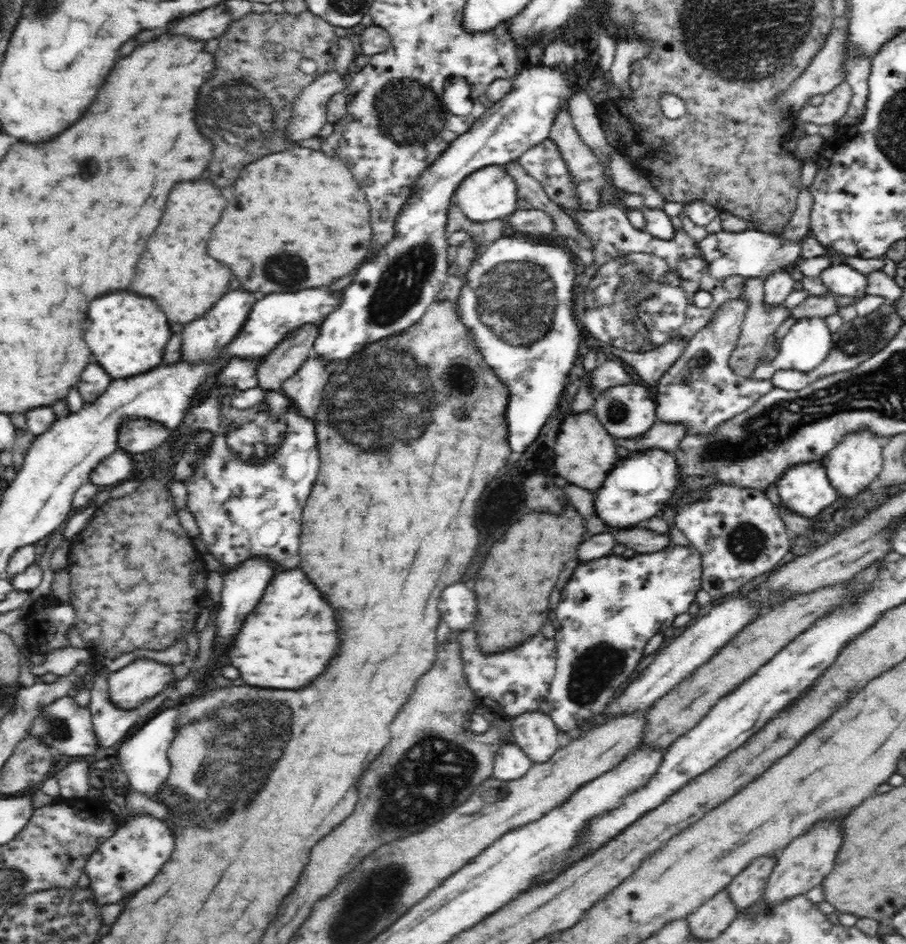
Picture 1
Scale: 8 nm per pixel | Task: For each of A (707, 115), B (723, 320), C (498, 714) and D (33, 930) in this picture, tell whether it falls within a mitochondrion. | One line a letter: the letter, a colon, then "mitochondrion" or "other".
A: other
B: other
C: other
D: mitochondrion

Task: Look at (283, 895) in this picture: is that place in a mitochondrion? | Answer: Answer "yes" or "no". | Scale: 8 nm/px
no

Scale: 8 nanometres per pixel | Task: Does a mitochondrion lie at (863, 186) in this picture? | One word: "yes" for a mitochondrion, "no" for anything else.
no

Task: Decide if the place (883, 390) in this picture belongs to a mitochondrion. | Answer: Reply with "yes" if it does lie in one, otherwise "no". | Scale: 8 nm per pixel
yes

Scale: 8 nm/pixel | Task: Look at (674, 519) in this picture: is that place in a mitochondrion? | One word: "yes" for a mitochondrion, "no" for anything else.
no

